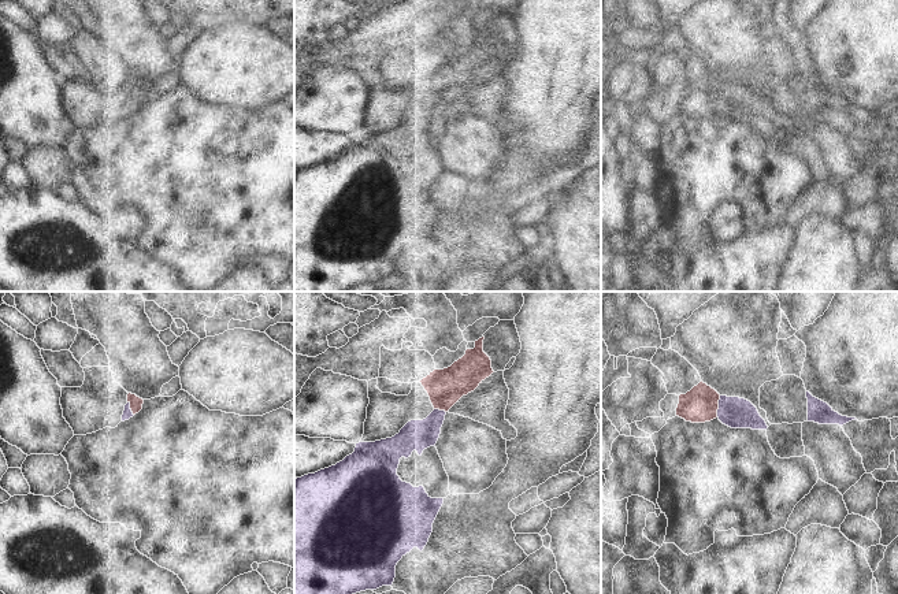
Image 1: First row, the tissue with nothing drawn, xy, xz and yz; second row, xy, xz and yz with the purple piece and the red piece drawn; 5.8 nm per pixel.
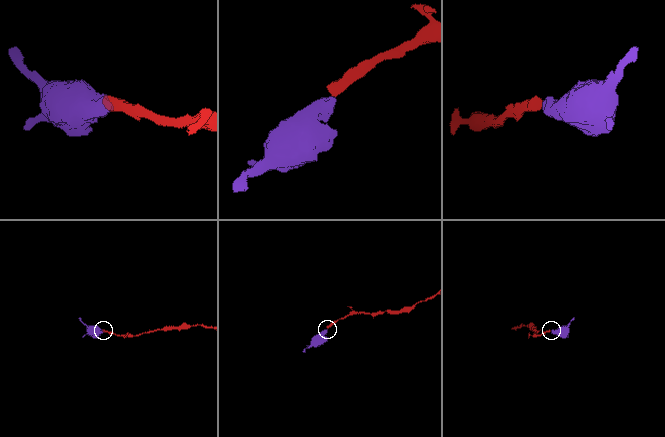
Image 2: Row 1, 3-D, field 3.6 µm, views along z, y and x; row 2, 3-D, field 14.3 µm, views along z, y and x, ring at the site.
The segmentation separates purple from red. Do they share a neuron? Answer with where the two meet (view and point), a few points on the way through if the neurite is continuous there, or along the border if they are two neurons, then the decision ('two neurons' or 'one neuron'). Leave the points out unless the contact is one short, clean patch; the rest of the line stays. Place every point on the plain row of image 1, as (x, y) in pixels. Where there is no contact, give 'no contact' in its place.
contact yz (719, 100); way yz (735, 106), (719, 100), (698, 99); one neuron

